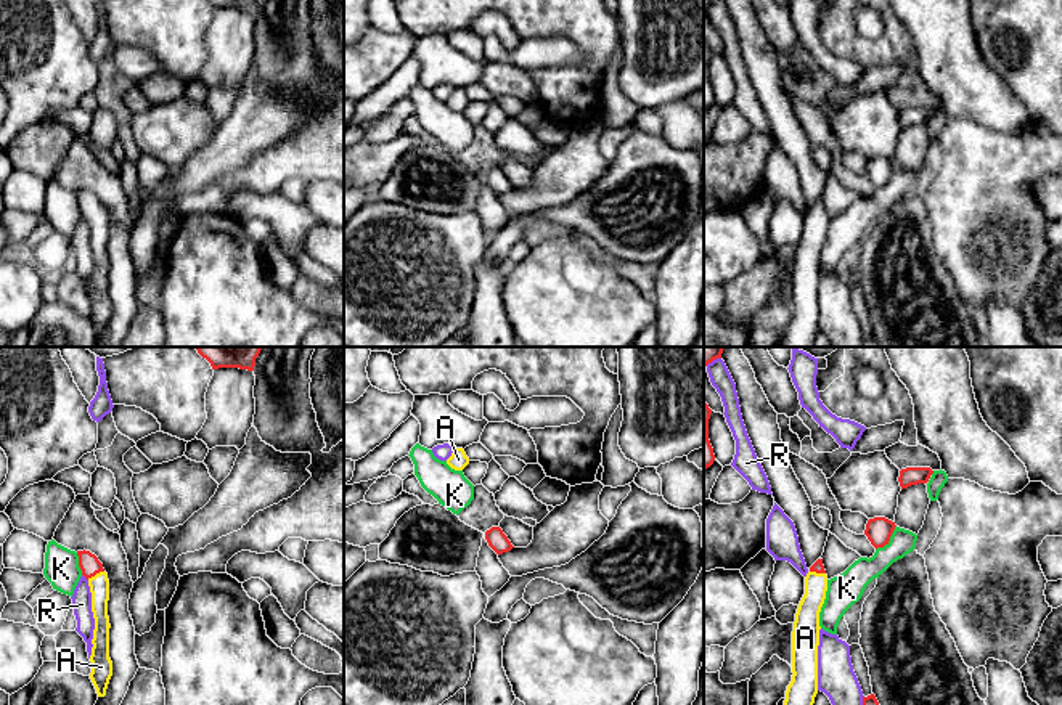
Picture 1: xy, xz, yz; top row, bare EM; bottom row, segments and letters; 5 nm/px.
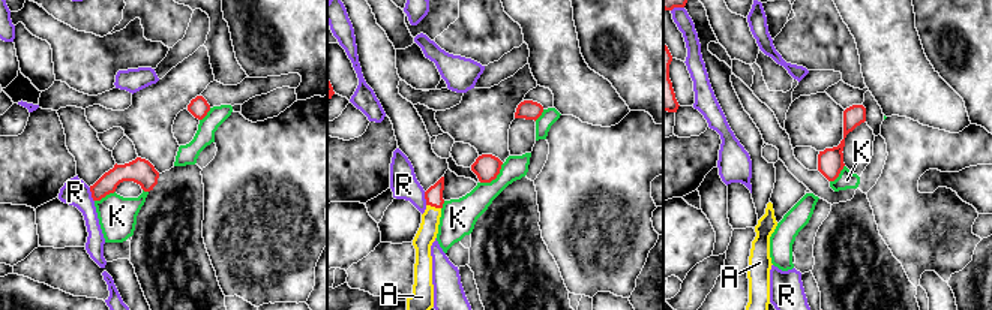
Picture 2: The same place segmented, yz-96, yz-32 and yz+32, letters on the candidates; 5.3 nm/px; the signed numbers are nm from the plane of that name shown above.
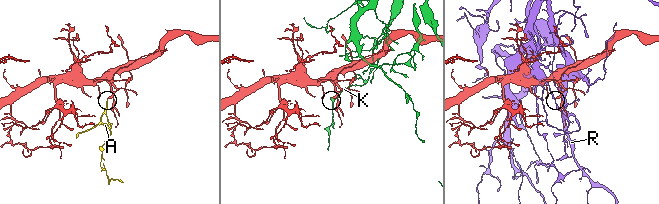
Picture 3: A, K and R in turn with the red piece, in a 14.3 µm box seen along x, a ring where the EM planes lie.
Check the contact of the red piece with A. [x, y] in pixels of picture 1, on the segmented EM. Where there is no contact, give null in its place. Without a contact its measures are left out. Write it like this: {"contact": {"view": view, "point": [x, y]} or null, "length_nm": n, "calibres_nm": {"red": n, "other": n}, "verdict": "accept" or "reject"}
{"contact": {"view": "xy", "point": [95, 574]}, "length_nm": 100, "calibres_nm": {"red": 100, "other": 100}, "verdict": "accept"}

